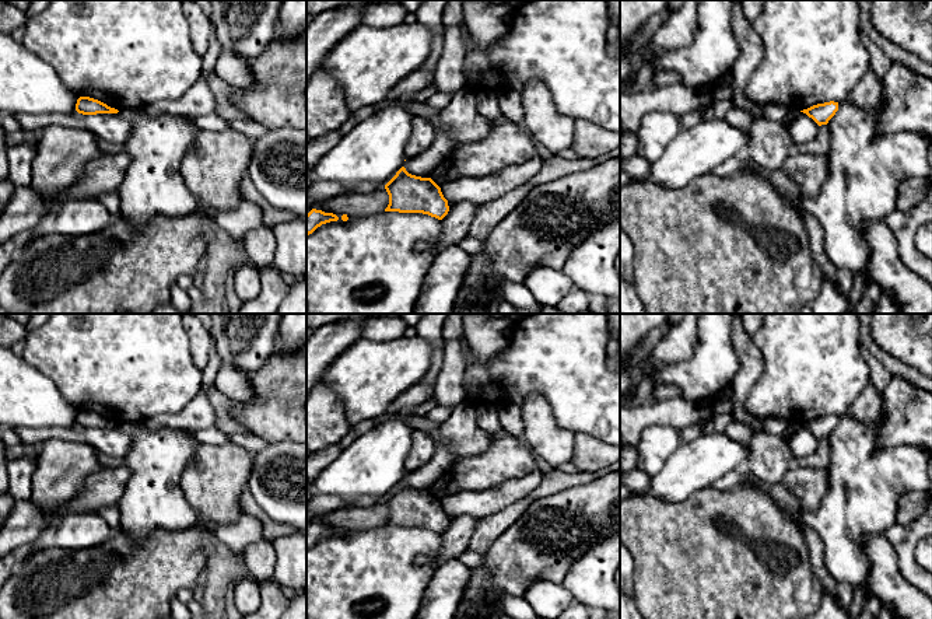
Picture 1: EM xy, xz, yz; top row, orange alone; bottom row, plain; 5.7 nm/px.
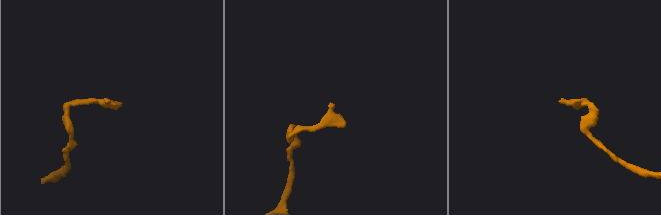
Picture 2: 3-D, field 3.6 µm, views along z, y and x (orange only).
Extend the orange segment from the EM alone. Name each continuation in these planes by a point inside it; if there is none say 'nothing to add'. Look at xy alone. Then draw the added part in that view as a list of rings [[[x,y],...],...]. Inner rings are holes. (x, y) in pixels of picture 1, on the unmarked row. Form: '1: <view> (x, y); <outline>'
nothing to add

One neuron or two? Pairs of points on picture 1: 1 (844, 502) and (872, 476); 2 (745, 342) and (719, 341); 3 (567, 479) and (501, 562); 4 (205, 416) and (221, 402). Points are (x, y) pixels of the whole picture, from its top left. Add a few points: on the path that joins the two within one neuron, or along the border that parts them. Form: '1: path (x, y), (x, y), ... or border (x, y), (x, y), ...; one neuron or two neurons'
1: path (851, 497), (865, 483); one neuron
2: border (731, 328), (731, 343), (739, 363), (738, 373); two neurons
3: border (587, 483), (539, 497), (526, 509); two neurons
4: border (213, 385), (207, 391), (207, 398), (216, 426); two neurons

